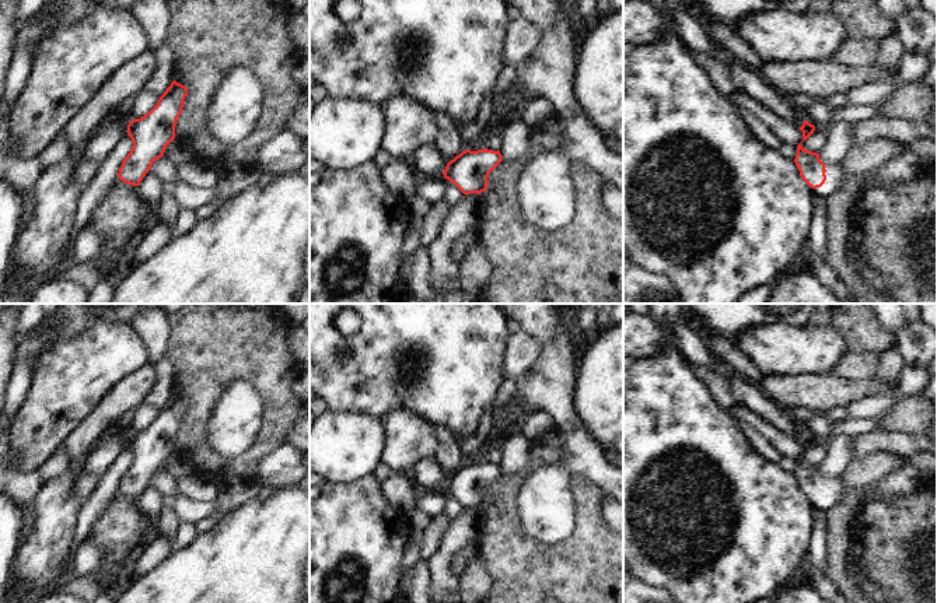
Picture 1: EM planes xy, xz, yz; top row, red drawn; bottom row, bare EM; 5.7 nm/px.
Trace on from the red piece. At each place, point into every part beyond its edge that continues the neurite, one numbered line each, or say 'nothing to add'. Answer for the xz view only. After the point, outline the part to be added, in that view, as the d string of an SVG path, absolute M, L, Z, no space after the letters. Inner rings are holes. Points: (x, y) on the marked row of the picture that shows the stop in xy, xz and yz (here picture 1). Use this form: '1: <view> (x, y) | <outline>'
nothing to add

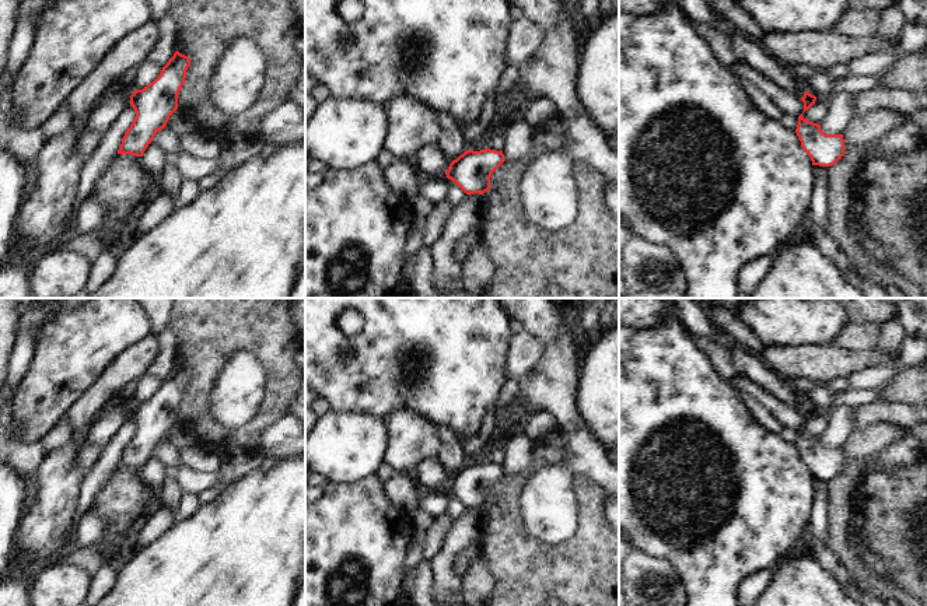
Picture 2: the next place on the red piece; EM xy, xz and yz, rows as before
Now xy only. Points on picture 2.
nothing to add

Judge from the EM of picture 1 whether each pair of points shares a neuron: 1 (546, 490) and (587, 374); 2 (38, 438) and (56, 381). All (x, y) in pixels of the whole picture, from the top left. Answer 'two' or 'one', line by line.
1: two
2: one

